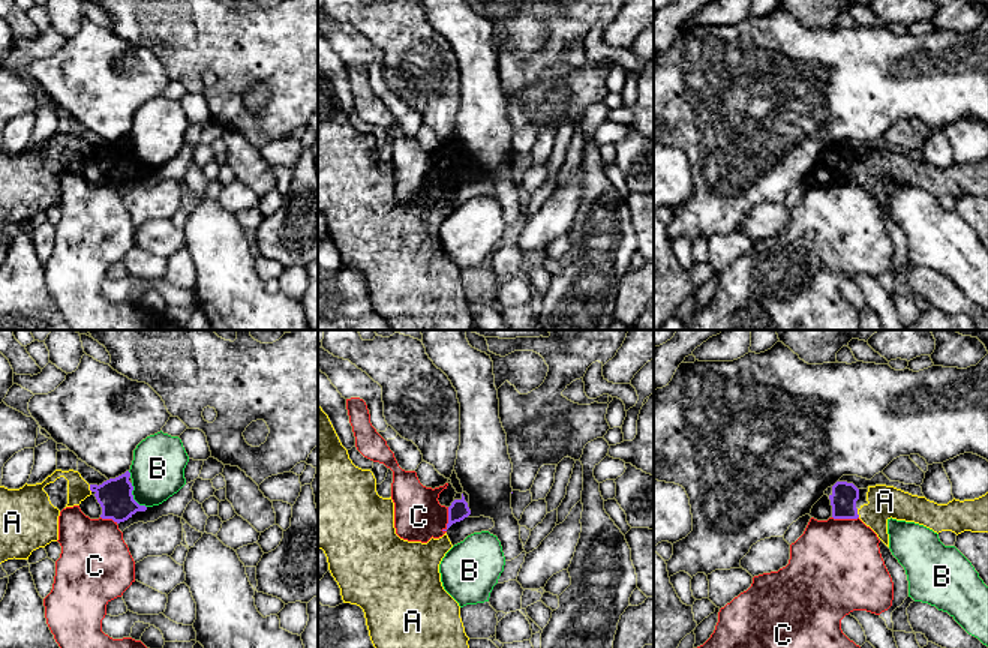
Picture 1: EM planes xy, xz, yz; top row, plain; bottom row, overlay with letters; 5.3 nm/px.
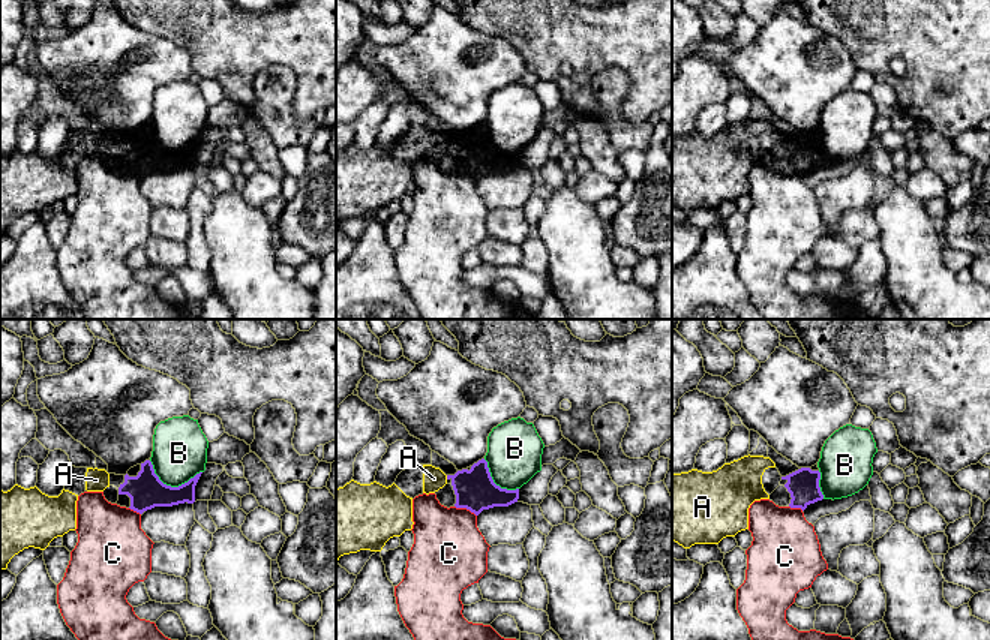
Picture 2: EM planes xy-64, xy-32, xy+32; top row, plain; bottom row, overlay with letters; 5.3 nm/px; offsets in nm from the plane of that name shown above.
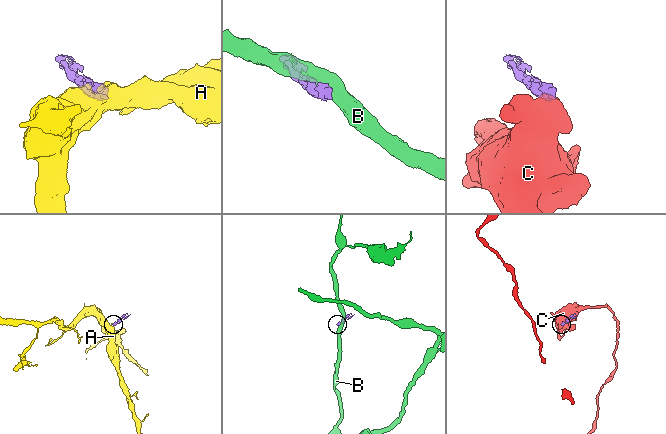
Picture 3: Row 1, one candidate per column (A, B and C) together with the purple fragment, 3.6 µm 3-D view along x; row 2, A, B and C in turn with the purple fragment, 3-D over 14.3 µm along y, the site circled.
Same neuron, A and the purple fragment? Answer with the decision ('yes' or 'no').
yes

